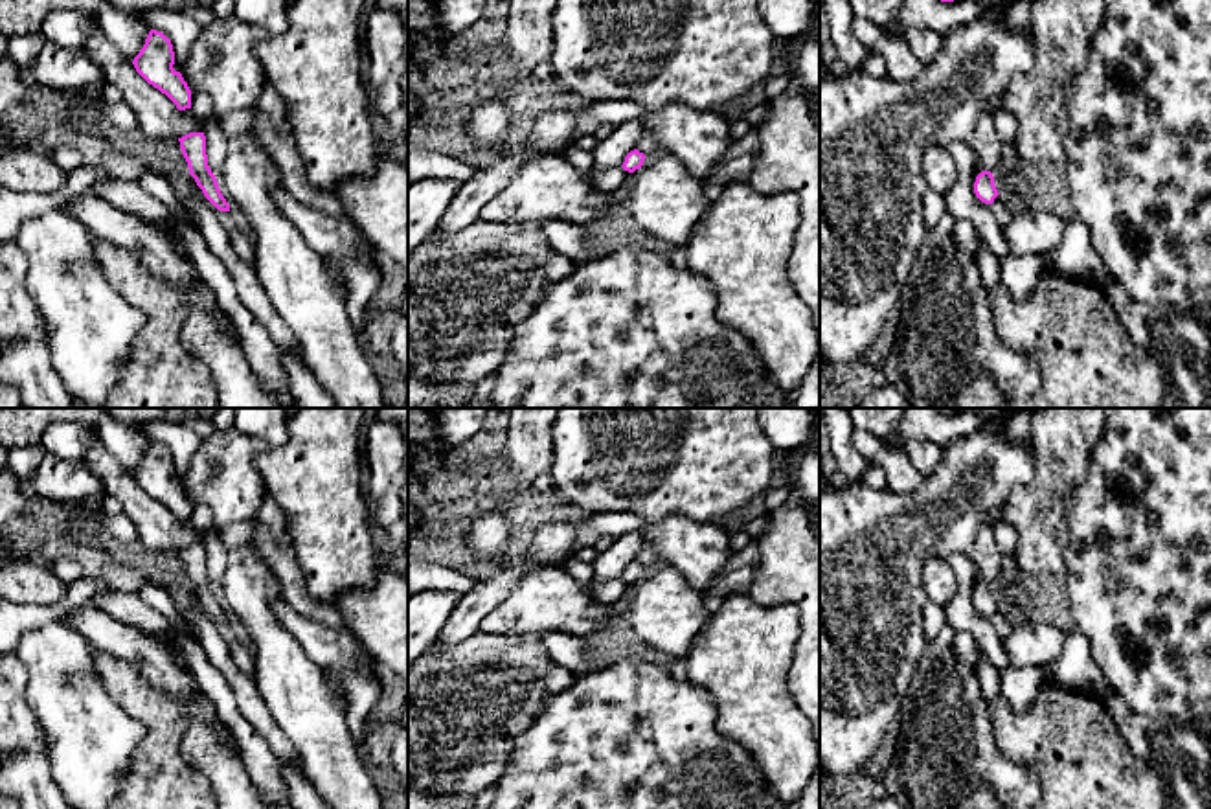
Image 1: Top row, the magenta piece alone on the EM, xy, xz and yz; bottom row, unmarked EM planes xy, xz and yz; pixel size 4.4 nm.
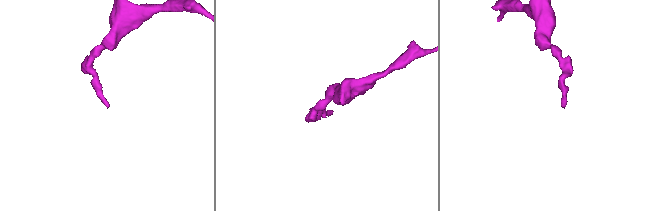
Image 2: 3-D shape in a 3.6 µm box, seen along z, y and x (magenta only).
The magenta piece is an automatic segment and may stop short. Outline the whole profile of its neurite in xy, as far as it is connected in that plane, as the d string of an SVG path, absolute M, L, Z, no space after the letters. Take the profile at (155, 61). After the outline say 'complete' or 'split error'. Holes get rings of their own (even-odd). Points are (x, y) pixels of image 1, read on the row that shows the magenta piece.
M149 31L145 44L134 57L132 64L136 72L149 85L165 94L178 110L191 108L191 90L182 74L173 68L173 44L162 31Z; complete

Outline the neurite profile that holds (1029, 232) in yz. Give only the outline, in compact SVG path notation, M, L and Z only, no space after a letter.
M1014 210L1011 222L1002 230L1013 256L1046 256L1064 237L1066 222L1046 210Z

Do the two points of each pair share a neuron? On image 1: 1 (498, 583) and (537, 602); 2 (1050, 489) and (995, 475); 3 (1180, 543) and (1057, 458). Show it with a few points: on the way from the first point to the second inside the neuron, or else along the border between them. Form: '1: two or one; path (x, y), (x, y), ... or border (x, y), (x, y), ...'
1: two; border (550, 565), (530, 572), (482, 618)
2: two; border (1031, 444), (1033, 477), (1017, 484), (1004, 506)
3: two; border (1101, 436), (1070, 497), (1068, 517)

